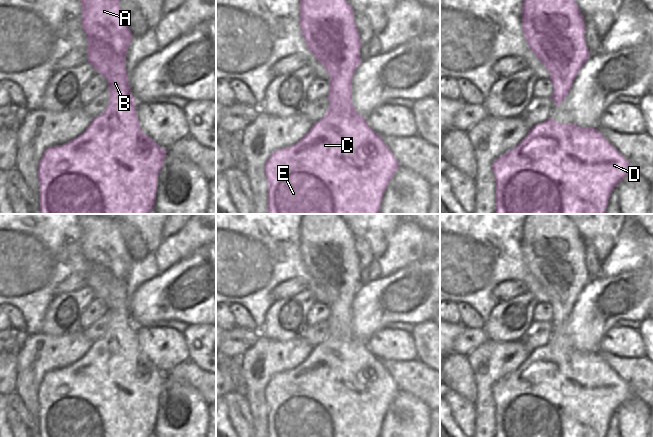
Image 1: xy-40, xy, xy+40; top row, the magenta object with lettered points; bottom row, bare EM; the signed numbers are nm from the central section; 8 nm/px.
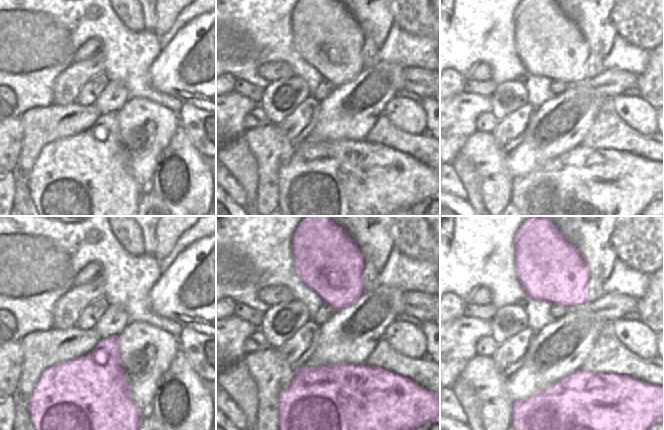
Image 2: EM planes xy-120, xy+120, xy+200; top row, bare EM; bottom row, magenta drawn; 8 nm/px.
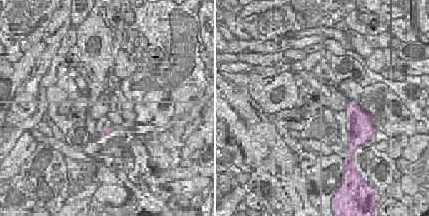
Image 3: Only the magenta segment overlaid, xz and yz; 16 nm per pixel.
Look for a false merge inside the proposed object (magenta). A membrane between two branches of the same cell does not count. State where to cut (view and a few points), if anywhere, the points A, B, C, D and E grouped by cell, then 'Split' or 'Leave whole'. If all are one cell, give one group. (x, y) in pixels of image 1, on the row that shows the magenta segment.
No split. Groups: A B C D E. Leave whole

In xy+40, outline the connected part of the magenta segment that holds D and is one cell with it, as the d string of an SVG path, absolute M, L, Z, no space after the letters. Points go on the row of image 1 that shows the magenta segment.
M550 117L532 127L511 150L492 164L496 180L494 214L606 214L614 188L634 170L628 160L597 129L557 123Z

